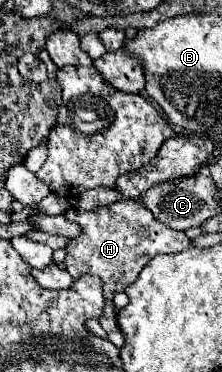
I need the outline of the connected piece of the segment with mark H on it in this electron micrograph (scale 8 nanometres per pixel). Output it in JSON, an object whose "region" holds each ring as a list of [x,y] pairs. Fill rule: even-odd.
{"region":[[[118,200],[96,212],[70,208],[64,212],[64,216],[82,228],[82,234],[78,238],[70,238],[66,244],[66,270],[74,278],[80,278],[82,274],[96,274],[102,280],[104,314],[100,316],[100,326],[106,330],[112,344],[122,346],[124,338],[120,338],[116,322],[112,322],[112,314],[116,314],[112,296],[124,290],[127,284],[126,274],[139,274],[156,254],[176,254],[189,248],[192,240],[183,231],[172,230],[166,224],[158,222],[152,212],[136,200]]]}

